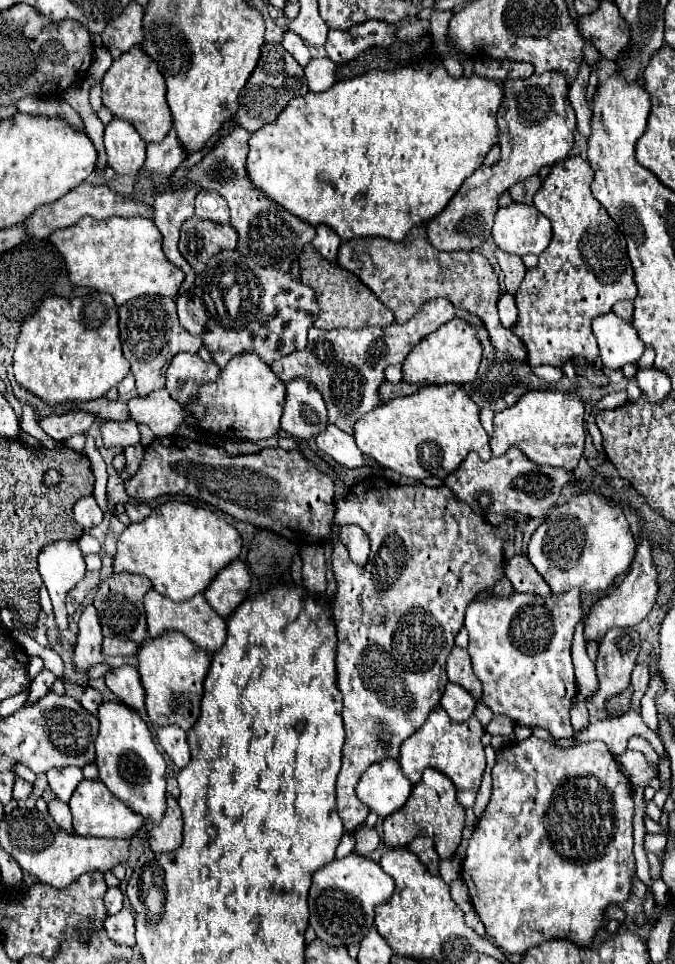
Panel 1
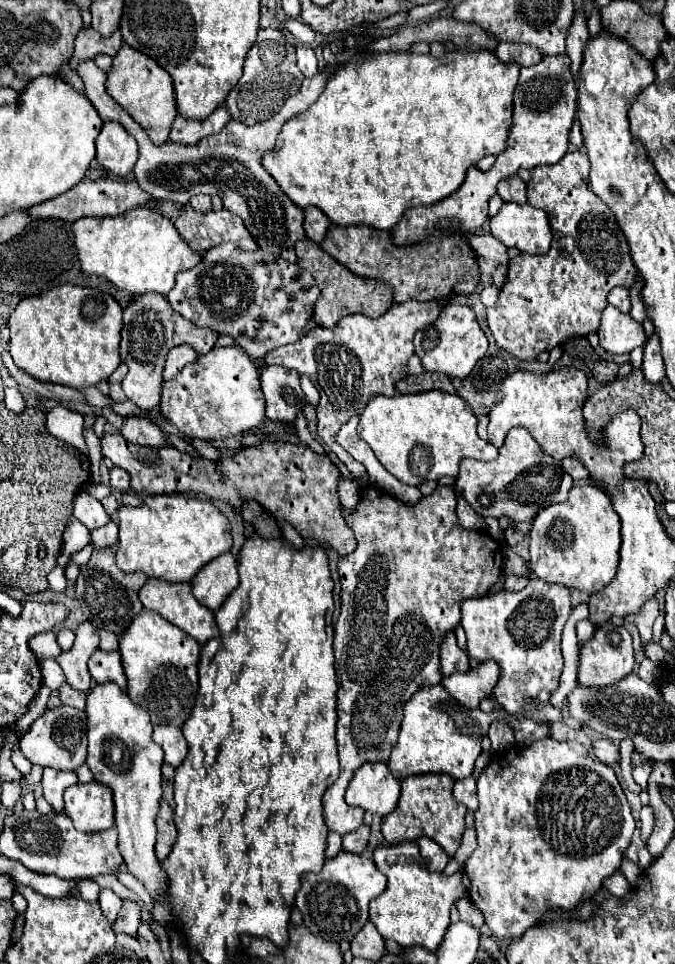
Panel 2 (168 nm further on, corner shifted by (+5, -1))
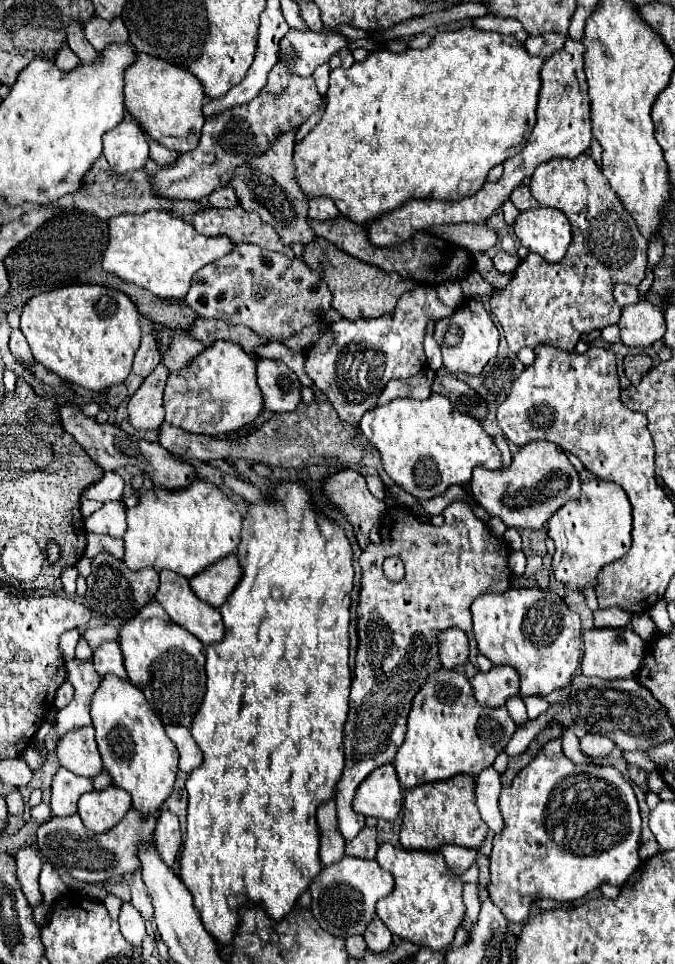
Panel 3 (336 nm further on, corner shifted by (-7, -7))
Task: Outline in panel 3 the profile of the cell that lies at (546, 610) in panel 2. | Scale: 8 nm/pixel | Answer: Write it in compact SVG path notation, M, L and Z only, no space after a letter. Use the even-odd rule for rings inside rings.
M511 587L505 593L499 595L481 595L471 605L473 613L473 635L477 639L479 651L491 661L491 663L503 663L517 669L521 675L521 697L539 695L547 697L553 691L563 689L569 685L575 669L581 661L581 621L579 615L569 611L563 599L551 591L541 591L537 587L525 589L525 587Z

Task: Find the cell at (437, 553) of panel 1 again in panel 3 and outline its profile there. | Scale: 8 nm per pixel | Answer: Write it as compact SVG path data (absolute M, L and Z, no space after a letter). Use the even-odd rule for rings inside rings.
M463 501L451 503L443 511L445 523L441 527L433 527L429 523L419 521L407 509L391 509L381 527L381 545L367 545L367 549L359 557L361 573L361 597L357 605L357 633L359 633L359 649L355 657L355 677L349 695L349 717L345 723L343 739L345 739L345 769L337 783L337 829L345 839L353 839L363 827L365 817L357 815L351 807L353 795L359 783L379 765L391 763L393 755L401 747L405 737L405 721L411 709L411 701L415 693L421 689L429 673L441 667L437 653L437 633L449 627L459 627L465 633L471 631L471 603L485 593L503 593L509 589L511 571L507 567L507 549L495 539L485 523L477 519L471 507ZM389 555L401 557L405 565L405 577L399 583L389 581L383 575L383 559Z

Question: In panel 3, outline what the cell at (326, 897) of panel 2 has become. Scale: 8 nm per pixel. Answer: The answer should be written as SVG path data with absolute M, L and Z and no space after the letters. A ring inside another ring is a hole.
M345 855L341 861L323 867L311 883L311 911L319 925L335 937L363 935L375 915L375 903L393 891L393 875L379 867L377 861Z

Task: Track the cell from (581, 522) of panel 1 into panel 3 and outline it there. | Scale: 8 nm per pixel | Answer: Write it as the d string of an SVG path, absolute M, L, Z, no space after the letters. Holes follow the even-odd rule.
M591 479L591 481L581 481L581 495L579 499L569 499L561 509L553 513L549 519L549 531L547 535L555 541L555 555L553 555L553 575L557 581L565 583L571 589L579 589L585 585L597 583L597 573L603 565L617 561L623 557L629 547L631 547L631 503L621 487L613 481L603 481L603 479Z

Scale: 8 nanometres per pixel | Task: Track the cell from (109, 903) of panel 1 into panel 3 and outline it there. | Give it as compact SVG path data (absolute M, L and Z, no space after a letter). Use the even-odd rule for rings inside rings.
M123 903L121 907L121 915L119 915L119 923L121 923L121 933L123 937L133 943L133 945L141 945L147 931L145 931L145 923L141 919L141 913L137 913L137 909L131 903Z

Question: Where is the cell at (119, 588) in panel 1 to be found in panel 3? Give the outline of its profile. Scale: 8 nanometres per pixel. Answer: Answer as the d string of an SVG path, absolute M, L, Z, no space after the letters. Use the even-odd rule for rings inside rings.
M103 551L91 561L91 575L87 577L87 593L83 601L95 615L101 615L103 619L107 617L107 625L121 627L155 597L157 587L159 587L159 571L155 569L131 571L123 561Z

